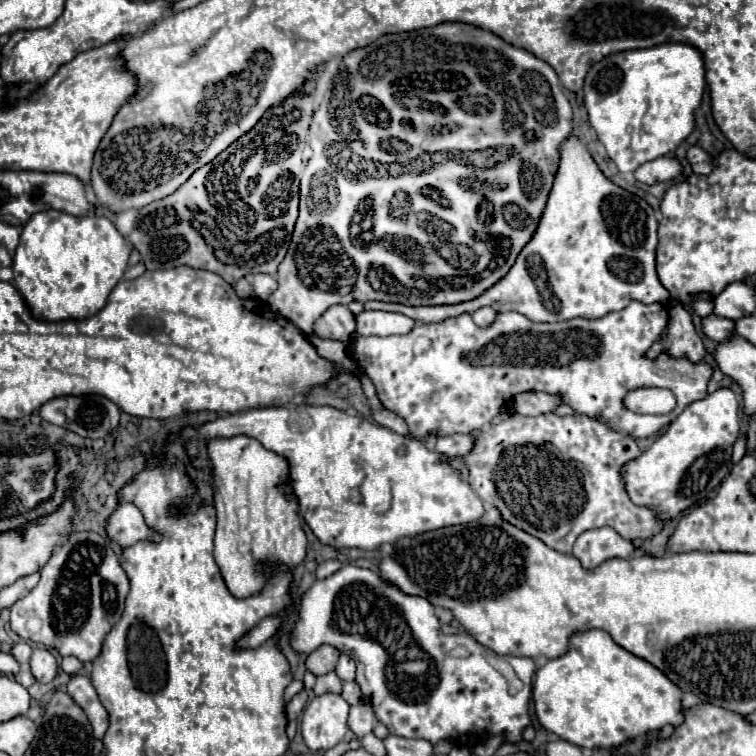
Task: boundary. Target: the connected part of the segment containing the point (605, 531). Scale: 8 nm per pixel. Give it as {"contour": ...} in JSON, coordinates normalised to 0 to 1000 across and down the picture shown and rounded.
{"contour":[[[787,698],[771,704],[763,712],[758,722],[758,735],[774,751],[790,751],[806,738],[832,738],[837,728],[837,720],[811,704],[811,698]]]}

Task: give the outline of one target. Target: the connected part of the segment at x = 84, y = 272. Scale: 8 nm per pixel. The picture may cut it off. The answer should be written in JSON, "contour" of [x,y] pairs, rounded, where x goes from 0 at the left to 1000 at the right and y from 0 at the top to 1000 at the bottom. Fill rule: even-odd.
{"contour":[[[75,278],[49,280],[28,304],[17,339],[20,378],[49,423],[112,423],[126,418],[160,370],[171,344],[163,310],[136,286],[94,286]]]}

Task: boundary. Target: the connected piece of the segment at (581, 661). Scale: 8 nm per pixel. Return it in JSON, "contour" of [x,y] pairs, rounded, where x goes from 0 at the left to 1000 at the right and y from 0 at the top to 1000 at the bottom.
{"contour":[[[798,833],[761,836],[753,860],[710,886],[705,929],[724,968],[779,992],[821,987],[856,966],[903,955],[901,913],[864,878],[816,854]]]}

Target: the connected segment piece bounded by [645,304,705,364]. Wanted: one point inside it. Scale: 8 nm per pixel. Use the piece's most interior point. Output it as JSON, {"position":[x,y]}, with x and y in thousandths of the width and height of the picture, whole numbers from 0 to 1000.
{"position":[898,448]}

